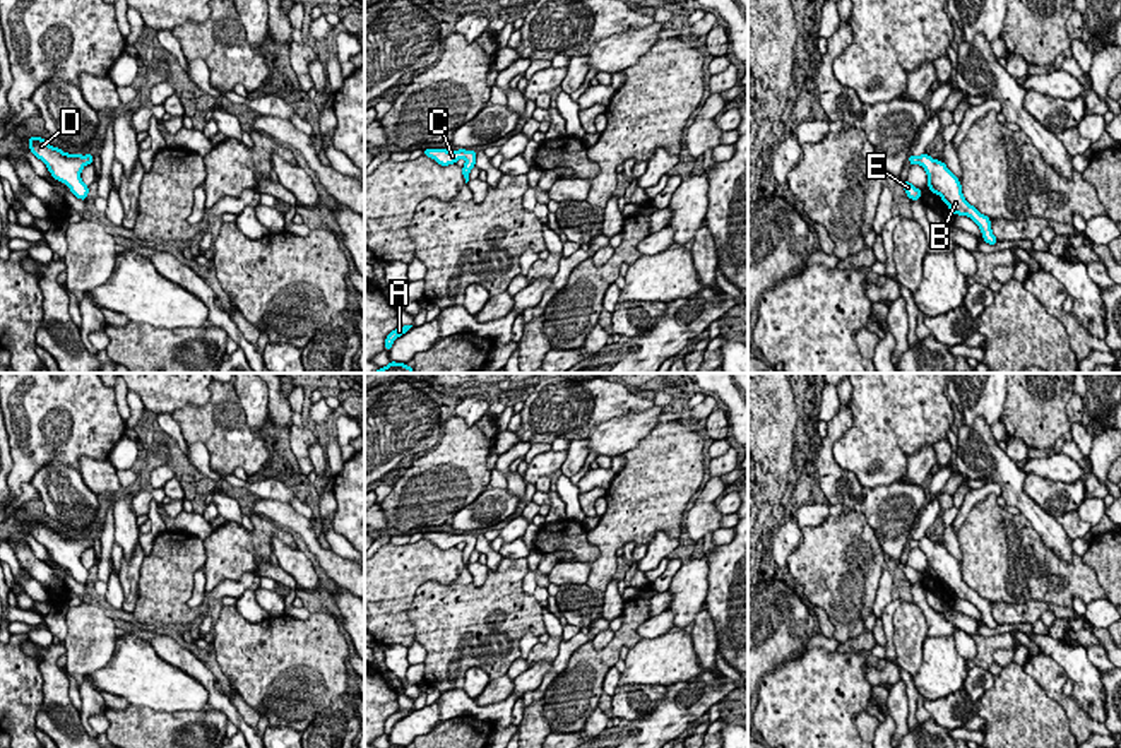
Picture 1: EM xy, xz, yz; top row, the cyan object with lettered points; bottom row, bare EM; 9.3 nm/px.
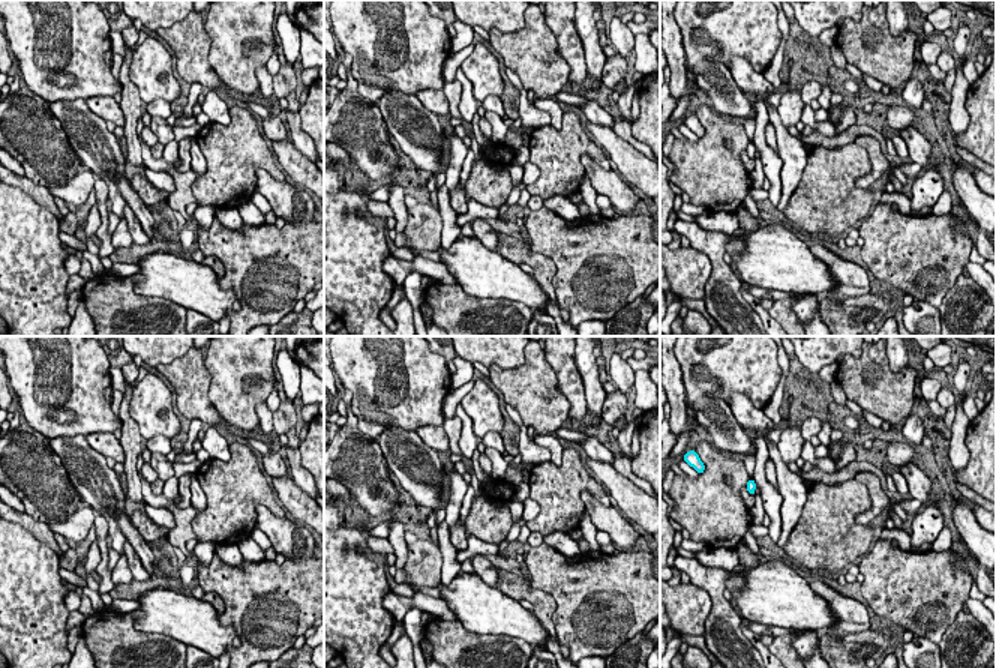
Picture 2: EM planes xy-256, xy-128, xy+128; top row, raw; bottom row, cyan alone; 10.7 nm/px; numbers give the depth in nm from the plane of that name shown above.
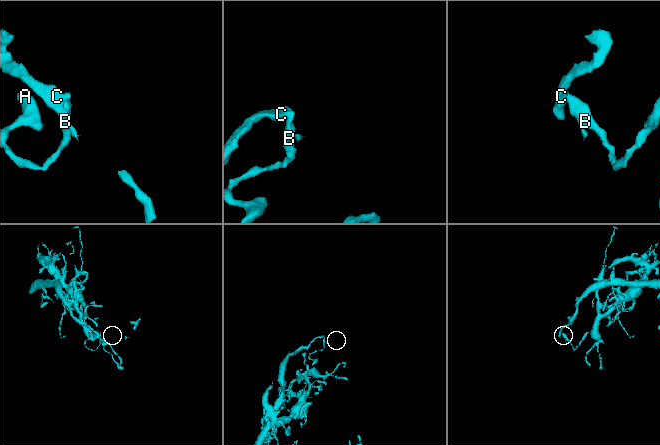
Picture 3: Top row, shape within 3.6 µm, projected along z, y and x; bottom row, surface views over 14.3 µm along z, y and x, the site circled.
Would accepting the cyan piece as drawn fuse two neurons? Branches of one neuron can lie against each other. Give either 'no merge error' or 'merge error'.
no merge error

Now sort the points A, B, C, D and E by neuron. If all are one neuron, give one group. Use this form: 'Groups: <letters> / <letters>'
Groups: A B C D E

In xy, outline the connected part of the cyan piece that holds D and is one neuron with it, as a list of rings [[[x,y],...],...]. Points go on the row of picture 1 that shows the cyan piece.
[[[29,137],[29,151],[41,159],[51,176],[65,183],[77,199],[87,199],[89,187],[82,181],[80,171],[86,164],[92,164],[92,152],[86,156],[79,152],[68,154],[50,145],[48,140],[41,137]]]

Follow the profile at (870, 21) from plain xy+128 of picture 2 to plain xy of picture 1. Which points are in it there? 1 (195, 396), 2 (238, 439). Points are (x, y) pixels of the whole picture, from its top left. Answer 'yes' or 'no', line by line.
1: no
2: yes

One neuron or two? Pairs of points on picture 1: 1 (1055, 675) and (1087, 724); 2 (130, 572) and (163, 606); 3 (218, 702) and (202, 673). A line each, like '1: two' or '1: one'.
1: one
2: two
3: one

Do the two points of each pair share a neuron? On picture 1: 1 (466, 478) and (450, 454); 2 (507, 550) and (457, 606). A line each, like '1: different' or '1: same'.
1: same
2: different

